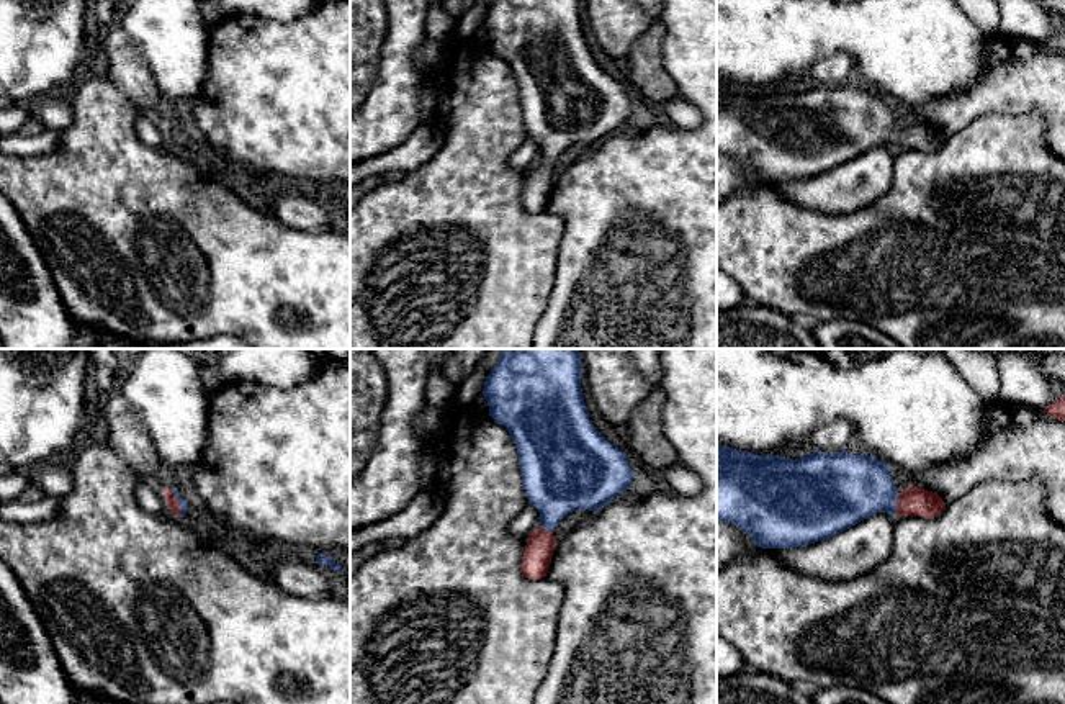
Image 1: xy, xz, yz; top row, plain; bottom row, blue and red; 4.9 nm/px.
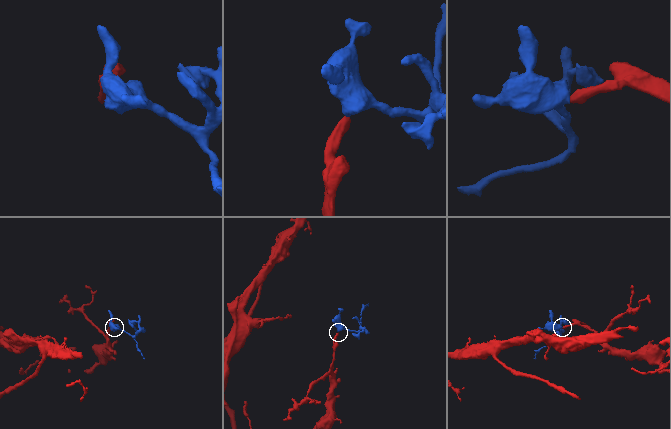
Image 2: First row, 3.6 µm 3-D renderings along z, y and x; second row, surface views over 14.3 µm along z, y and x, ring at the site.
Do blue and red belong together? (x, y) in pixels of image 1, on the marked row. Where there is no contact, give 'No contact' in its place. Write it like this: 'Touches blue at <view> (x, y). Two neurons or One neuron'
Touches blue at xy (179, 503). One neuron

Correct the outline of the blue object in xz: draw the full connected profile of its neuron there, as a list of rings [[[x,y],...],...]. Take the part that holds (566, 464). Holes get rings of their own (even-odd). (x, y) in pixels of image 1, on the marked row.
[[[502,349],[483,388],[489,416],[507,429],[515,444],[525,496],[540,512],[540,527],[528,535],[520,563],[524,576],[533,581],[548,573],[556,545],[553,530],[561,519],[577,509],[599,511],[617,494],[630,490],[636,475],[628,465],[627,454],[610,444],[589,419],[581,378],[582,365],[577,349]]]

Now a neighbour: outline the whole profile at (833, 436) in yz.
[[[846,419],[829,421],[816,427],[811,434],[811,447],[834,454],[847,449],[854,427]]]

